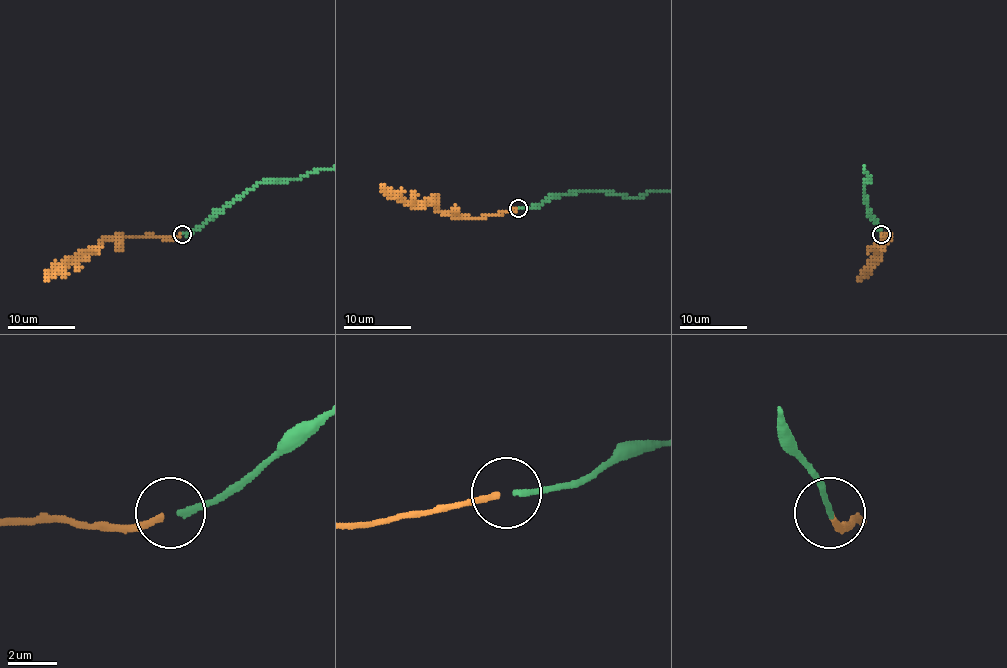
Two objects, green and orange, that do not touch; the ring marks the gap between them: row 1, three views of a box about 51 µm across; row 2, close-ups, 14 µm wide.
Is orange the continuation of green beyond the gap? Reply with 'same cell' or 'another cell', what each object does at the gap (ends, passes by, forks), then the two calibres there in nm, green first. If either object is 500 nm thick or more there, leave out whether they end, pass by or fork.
same cell; green ends; orange ends; calibres 280 and 240 nm

